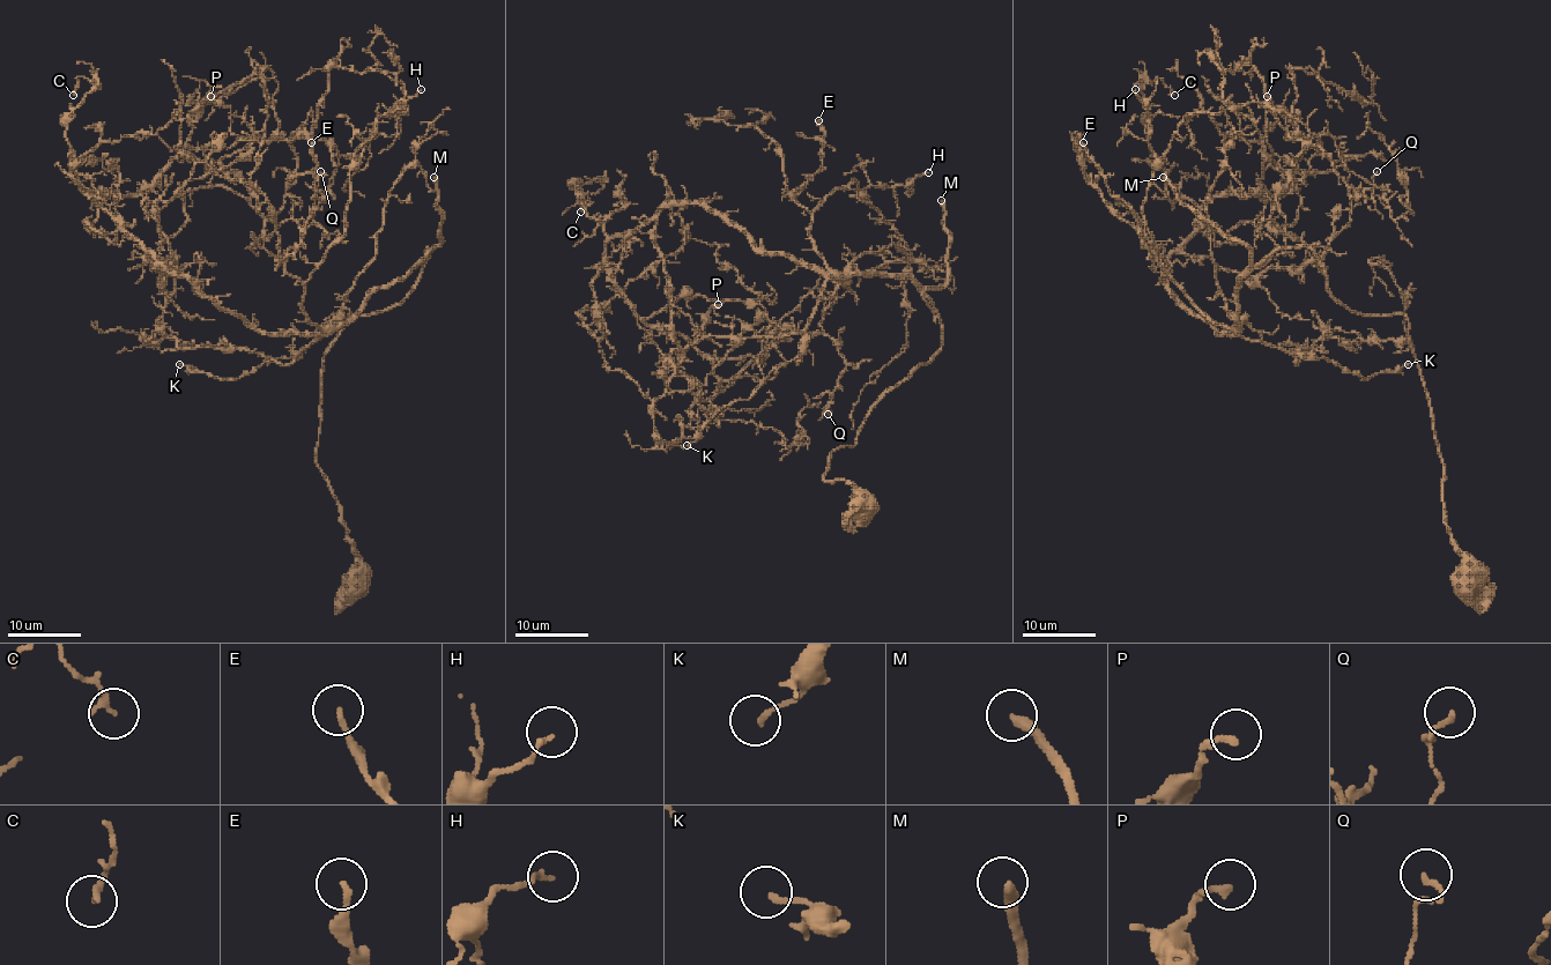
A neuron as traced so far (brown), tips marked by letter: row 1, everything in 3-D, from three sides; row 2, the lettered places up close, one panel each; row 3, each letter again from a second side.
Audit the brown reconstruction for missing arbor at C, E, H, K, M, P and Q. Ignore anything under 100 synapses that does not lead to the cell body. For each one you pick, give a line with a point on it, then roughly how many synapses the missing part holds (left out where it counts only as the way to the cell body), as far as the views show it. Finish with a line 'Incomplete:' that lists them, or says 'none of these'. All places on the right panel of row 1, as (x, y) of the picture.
M: Place: (1163, 177). Roughly 300 synapses
Incomplete: M

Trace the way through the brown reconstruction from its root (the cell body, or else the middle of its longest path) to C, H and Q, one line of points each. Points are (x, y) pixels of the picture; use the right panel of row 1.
C: (1464, 579), (1403, 314), (1306, 246), (1234, 333), (1169, 287), (1200, 208), (1141, 89), (1174, 95)
H: (1464, 579), (1408, 320), (1344, 306), (1282, 246), (1216, 325), (1144, 234), (1135, 89)
Q: (1464, 579), (1403, 314), (1306, 246), (1234, 333), (1166, 281), (1295, 139), (1377, 171)

